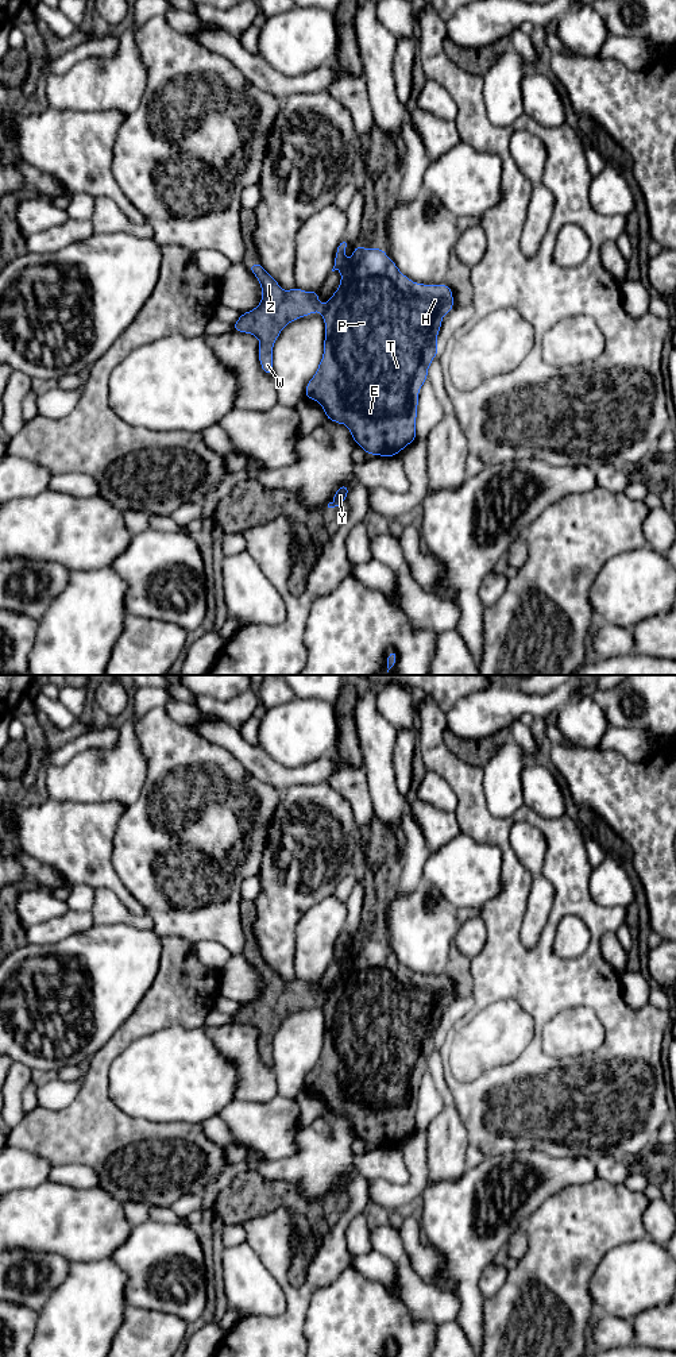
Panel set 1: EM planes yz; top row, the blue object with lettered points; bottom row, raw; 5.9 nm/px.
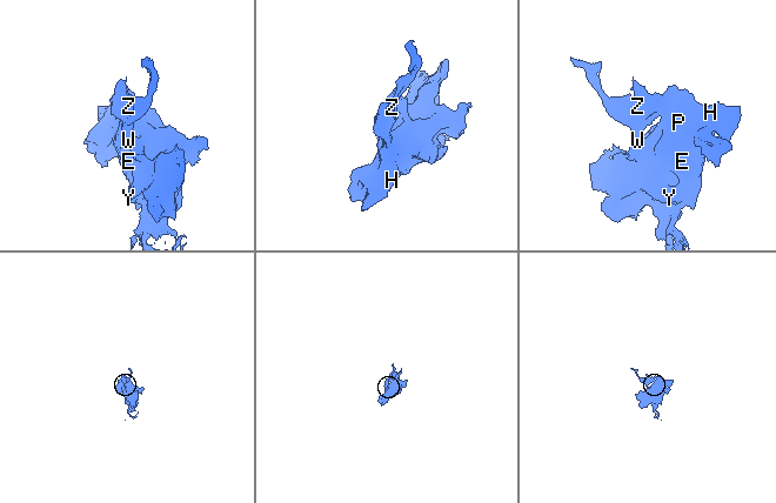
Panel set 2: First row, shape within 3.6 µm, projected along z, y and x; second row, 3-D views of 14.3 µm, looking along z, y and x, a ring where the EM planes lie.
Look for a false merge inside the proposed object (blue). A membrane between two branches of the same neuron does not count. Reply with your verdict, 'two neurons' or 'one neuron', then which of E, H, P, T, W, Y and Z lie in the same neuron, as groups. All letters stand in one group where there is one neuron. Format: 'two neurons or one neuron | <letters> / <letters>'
one neuron | E H P T W Y Z

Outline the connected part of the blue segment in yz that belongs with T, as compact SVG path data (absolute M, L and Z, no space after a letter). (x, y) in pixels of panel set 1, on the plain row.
M345 933L337 938L332 960L341 964L340 978L324 998L318 992L318 982L305 983L294 976L283 983L260 952L258 957L250 955L248 961L256 967L263 988L255 1001L240 1005L232 1018L259 1030L262 1061L273 1067L273 1037L283 1018L320 1002L325 1013L324 1046L305 1079L305 1090L316 1091L327 1110L347 1115L356 1137L367 1146L394 1149L417 1130L418 1082L439 1044L436 1029L443 1007L453 1001L453 986L445 975L414 975L381 938L356 936L351 952L345 951L345 938Z

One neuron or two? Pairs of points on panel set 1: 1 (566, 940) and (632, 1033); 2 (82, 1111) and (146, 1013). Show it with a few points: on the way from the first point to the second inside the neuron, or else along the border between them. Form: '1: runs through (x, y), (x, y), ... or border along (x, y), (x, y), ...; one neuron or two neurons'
1: border along (586, 925), (590, 944), (580, 955), (553, 952); two neurons
2: runs through (95, 1087), (100, 1061), (124, 1037); one neuron

